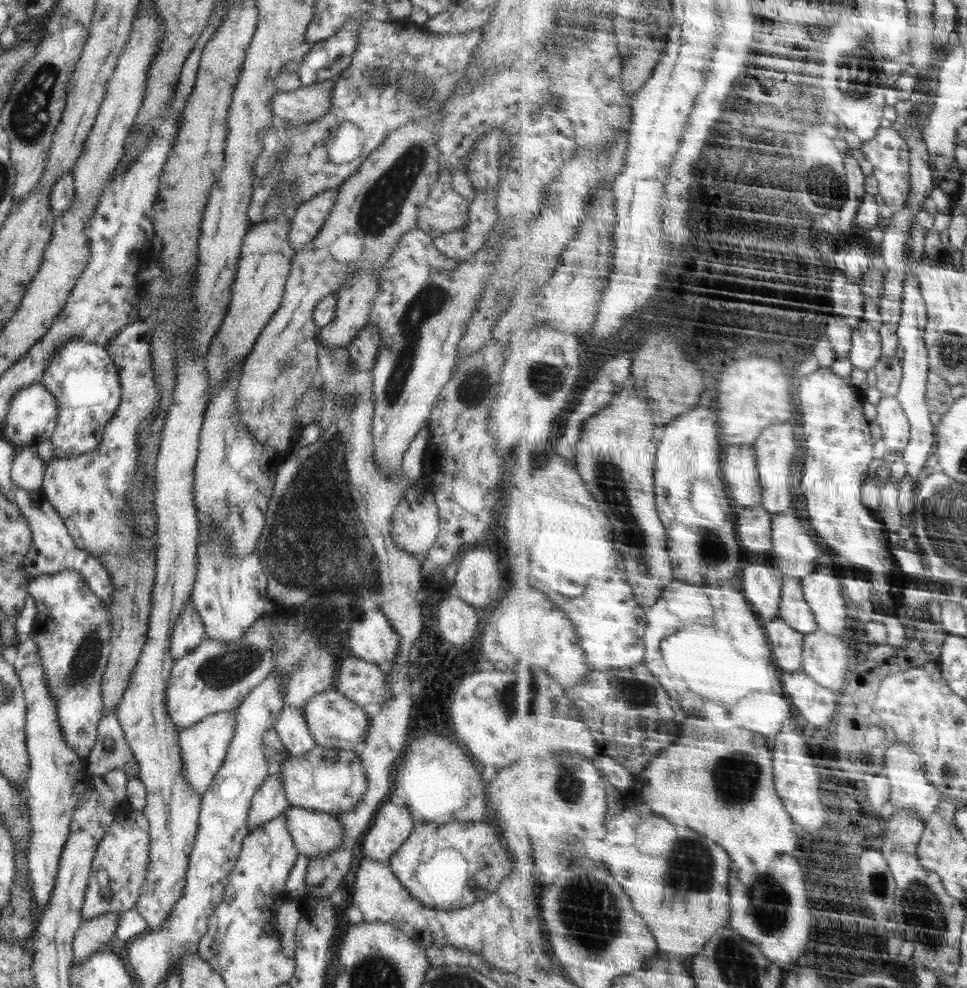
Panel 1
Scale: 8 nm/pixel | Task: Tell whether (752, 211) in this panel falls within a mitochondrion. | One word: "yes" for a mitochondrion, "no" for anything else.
no

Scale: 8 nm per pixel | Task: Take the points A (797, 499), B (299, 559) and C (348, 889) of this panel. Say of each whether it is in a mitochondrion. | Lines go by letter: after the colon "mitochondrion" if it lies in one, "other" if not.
A: other
B: mitochondrion
C: other

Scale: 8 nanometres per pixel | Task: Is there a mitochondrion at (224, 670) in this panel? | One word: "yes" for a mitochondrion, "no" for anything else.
yes

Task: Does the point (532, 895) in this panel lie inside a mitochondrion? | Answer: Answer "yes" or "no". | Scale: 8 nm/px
no

